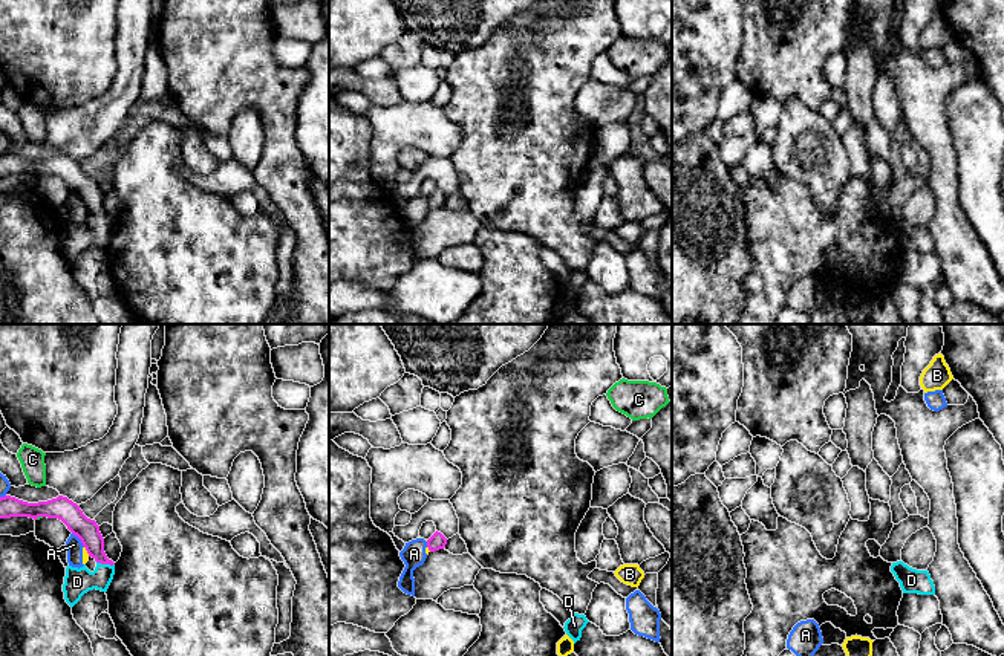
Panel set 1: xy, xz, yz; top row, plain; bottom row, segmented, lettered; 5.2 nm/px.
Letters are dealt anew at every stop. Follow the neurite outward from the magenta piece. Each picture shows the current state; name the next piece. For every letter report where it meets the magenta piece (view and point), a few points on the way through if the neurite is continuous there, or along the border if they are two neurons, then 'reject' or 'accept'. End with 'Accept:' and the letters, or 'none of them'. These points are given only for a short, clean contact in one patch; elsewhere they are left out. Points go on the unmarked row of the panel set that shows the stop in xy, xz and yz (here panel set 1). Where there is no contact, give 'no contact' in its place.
A: xy (80, 196) | reject
B: xy (86, 207) | reject
C: xy (39, 173) | along xy (42, 173), (35, 176) | reject
D: xy (106, 220) | across xy (88, 188), (97, 210), (106, 220), (91, 237), (77, 239) | accept
Accept: D

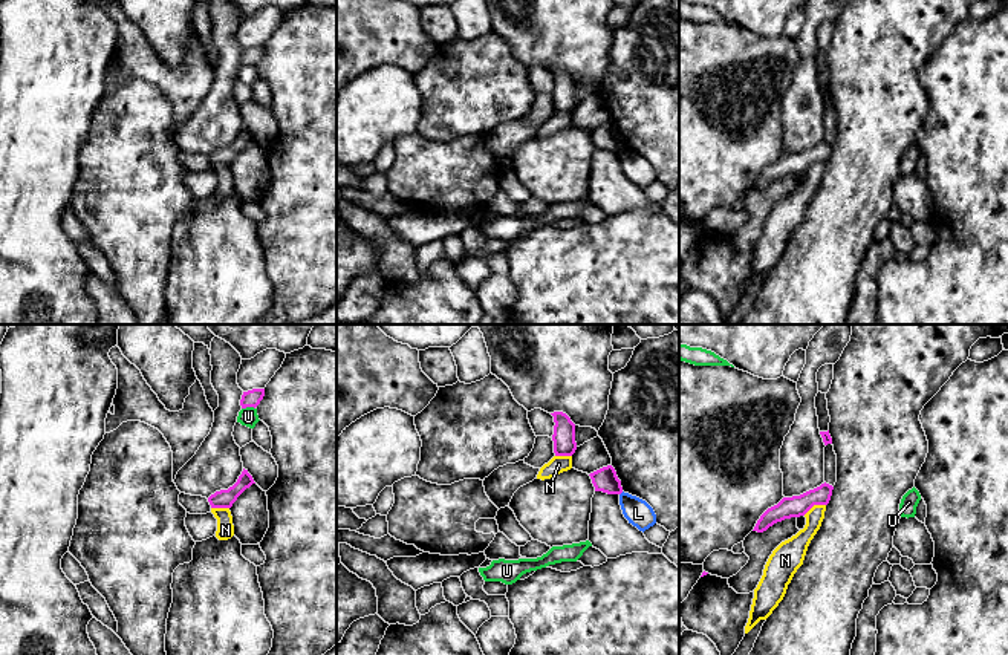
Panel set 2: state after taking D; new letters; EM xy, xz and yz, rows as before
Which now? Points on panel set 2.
L: no contact | reject
N: yz (814, 161) | along yz (825, 161), (816, 161), (803, 172) | reject
U: xy (248, 63) | reject
Accept: none of them

